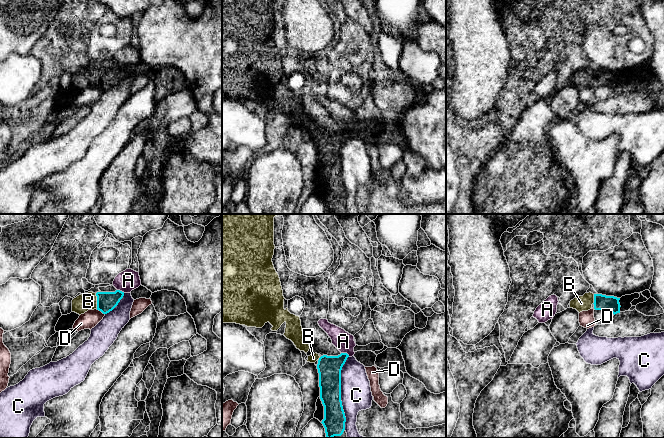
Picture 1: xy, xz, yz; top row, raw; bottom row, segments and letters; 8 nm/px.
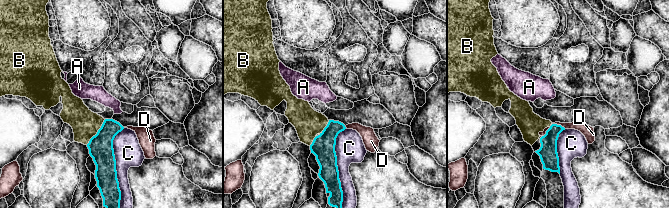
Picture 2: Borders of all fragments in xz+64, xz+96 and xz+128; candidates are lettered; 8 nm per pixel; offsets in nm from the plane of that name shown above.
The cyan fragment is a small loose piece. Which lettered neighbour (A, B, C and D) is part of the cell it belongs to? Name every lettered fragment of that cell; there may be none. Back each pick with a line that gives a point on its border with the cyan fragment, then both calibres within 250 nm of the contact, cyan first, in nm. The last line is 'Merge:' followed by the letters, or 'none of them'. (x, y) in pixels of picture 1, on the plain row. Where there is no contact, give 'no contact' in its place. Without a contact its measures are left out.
B: contact xy (97, 77); calibres 160 and 140 nm
Merge: B

